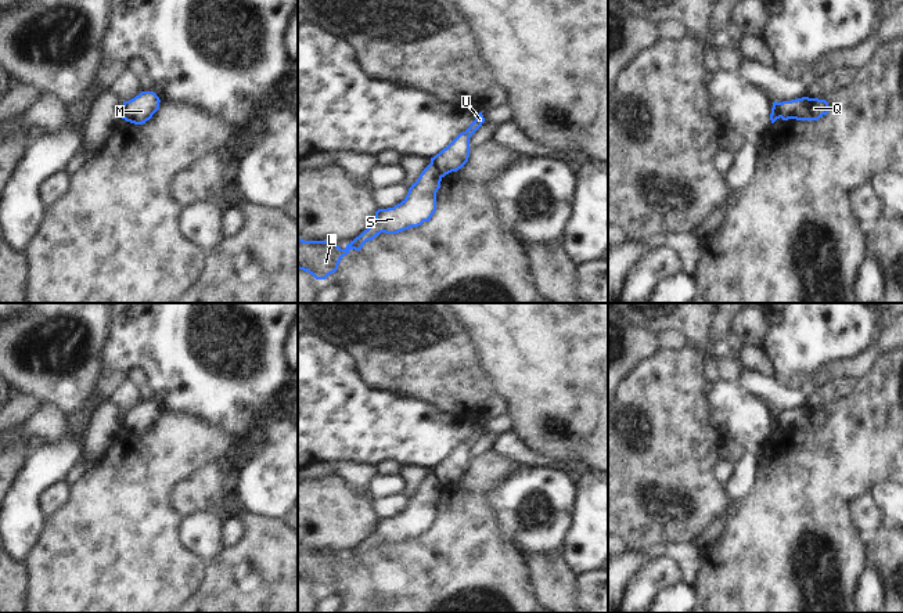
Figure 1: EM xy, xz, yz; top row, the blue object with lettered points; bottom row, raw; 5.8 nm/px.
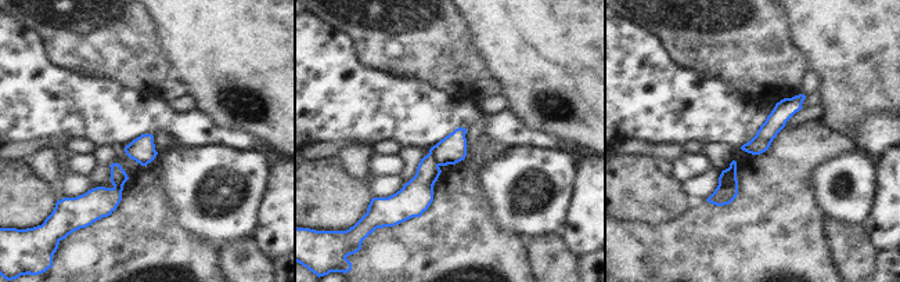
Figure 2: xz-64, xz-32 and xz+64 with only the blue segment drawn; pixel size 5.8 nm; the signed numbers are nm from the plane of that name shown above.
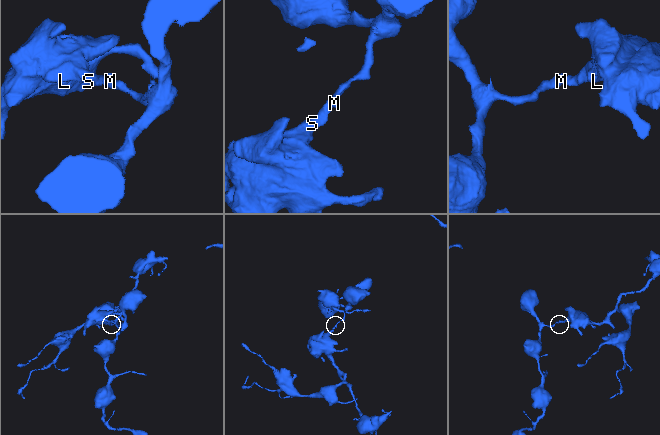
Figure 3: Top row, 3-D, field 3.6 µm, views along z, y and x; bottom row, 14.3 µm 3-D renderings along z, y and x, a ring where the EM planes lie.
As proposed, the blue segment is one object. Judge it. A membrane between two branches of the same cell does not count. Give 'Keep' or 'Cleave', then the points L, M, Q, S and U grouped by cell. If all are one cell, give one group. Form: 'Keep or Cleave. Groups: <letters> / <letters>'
Cleave. Groups: L Q S / M U

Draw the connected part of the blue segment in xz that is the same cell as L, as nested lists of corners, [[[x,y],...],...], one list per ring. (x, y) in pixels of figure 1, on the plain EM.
[[[431,472],[411,494],[406,508],[388,519],[378,519],[373,534],[341,559],[331,551],[303,551],[298,547],[298,578],[316,589],[325,589],[338,580],[338,574],[350,559],[360,560],[367,551],[381,542],[397,544],[429,531],[436,522],[436,502],[442,486]]]

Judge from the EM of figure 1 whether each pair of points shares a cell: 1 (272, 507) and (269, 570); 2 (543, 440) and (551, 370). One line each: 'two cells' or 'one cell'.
1: two cells
2: one cell

